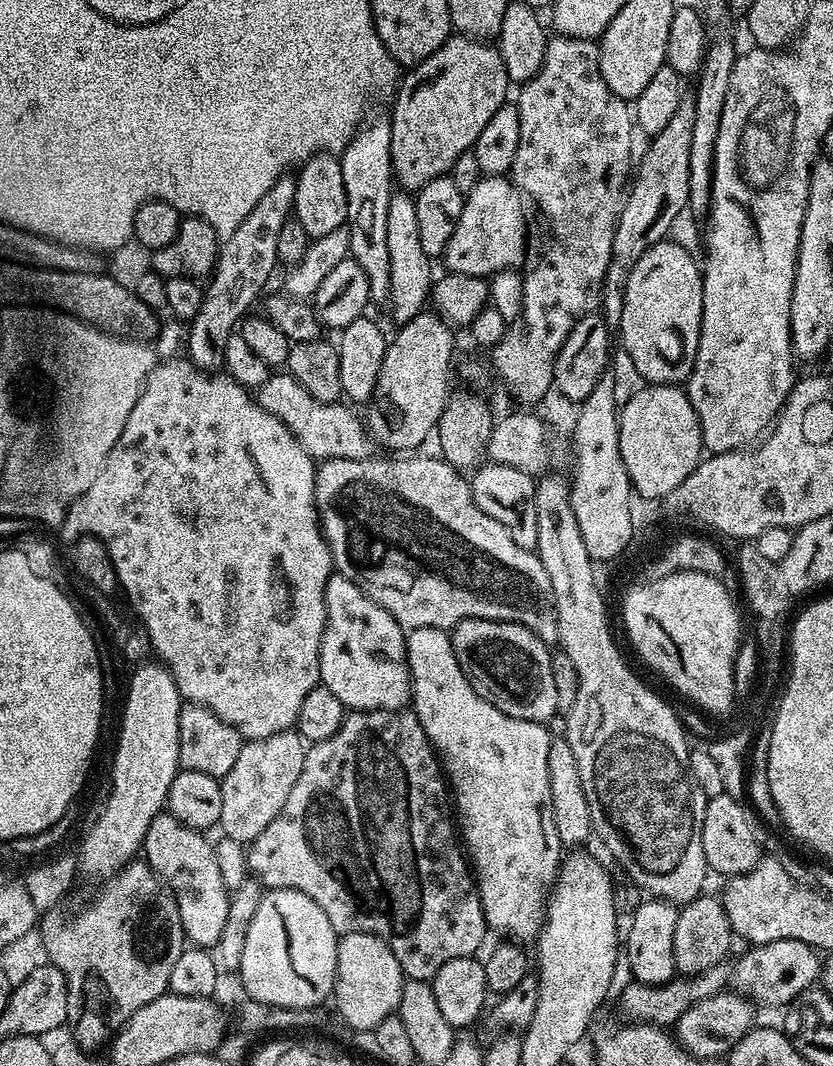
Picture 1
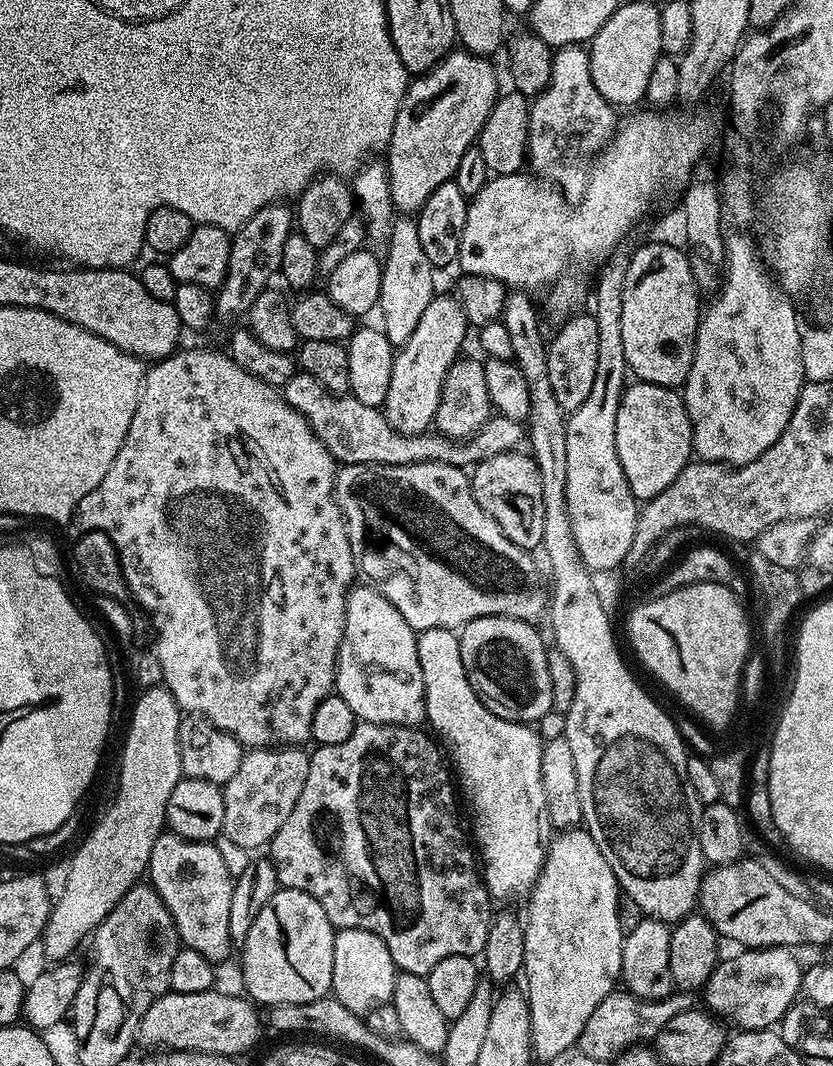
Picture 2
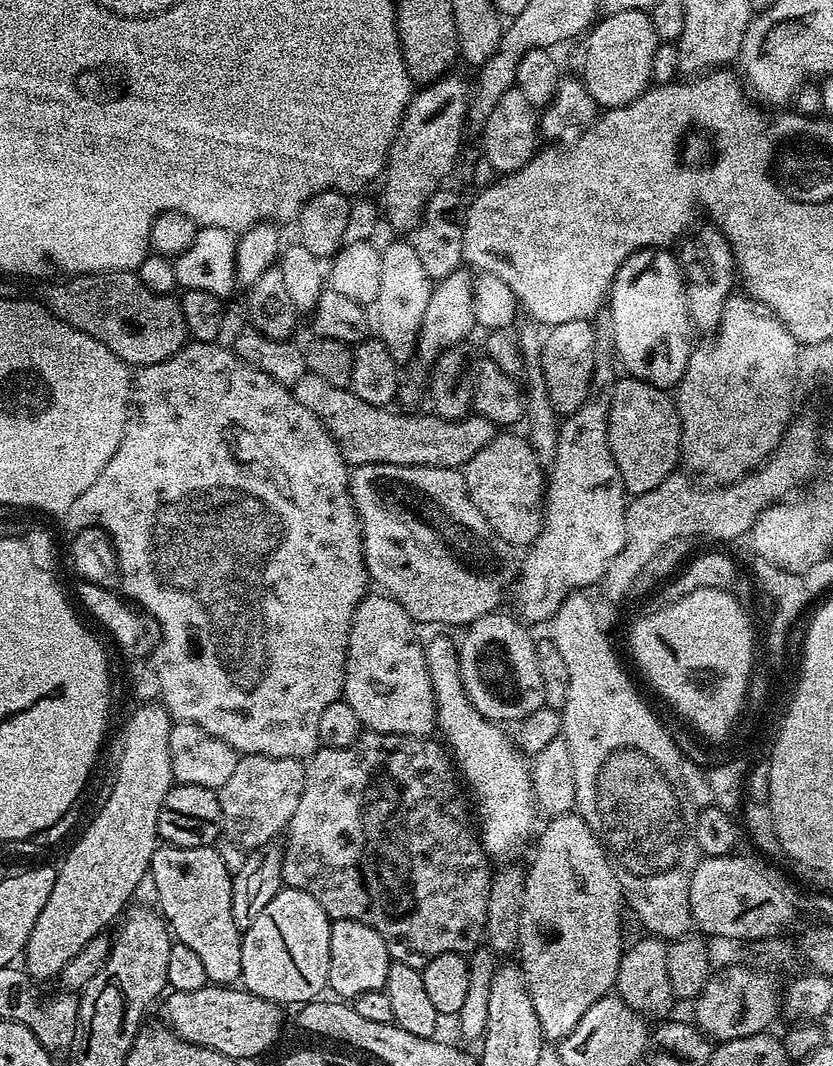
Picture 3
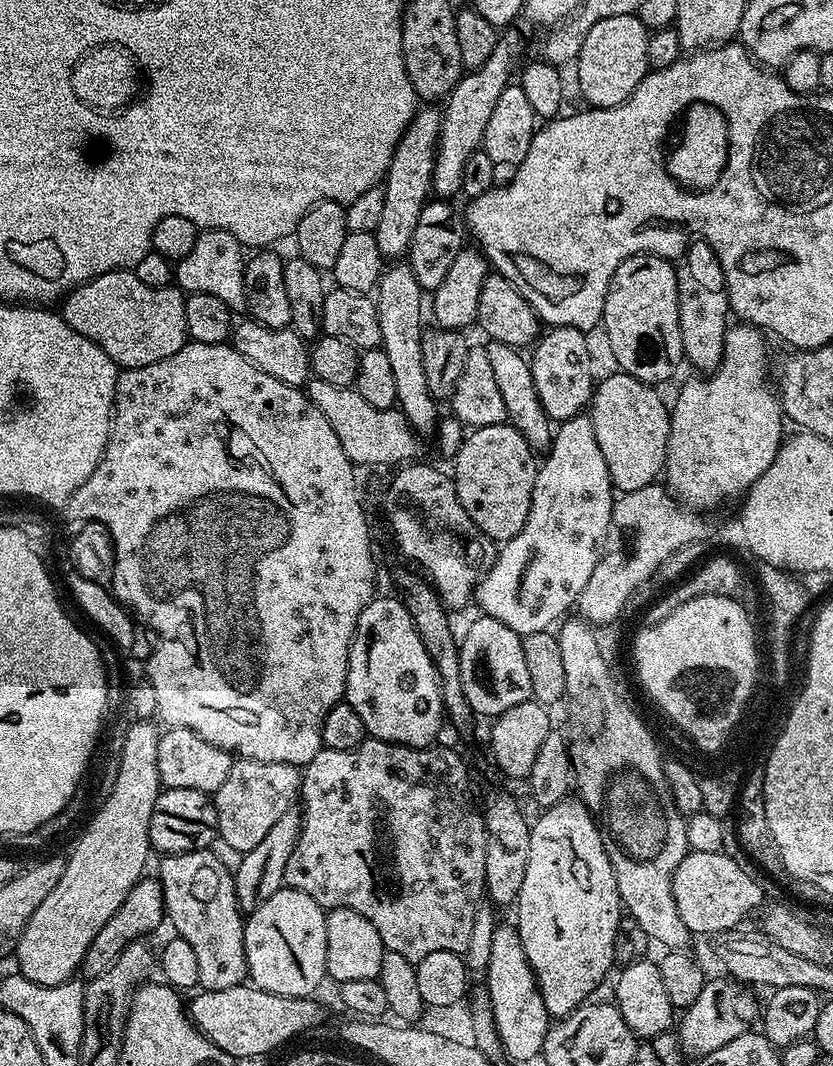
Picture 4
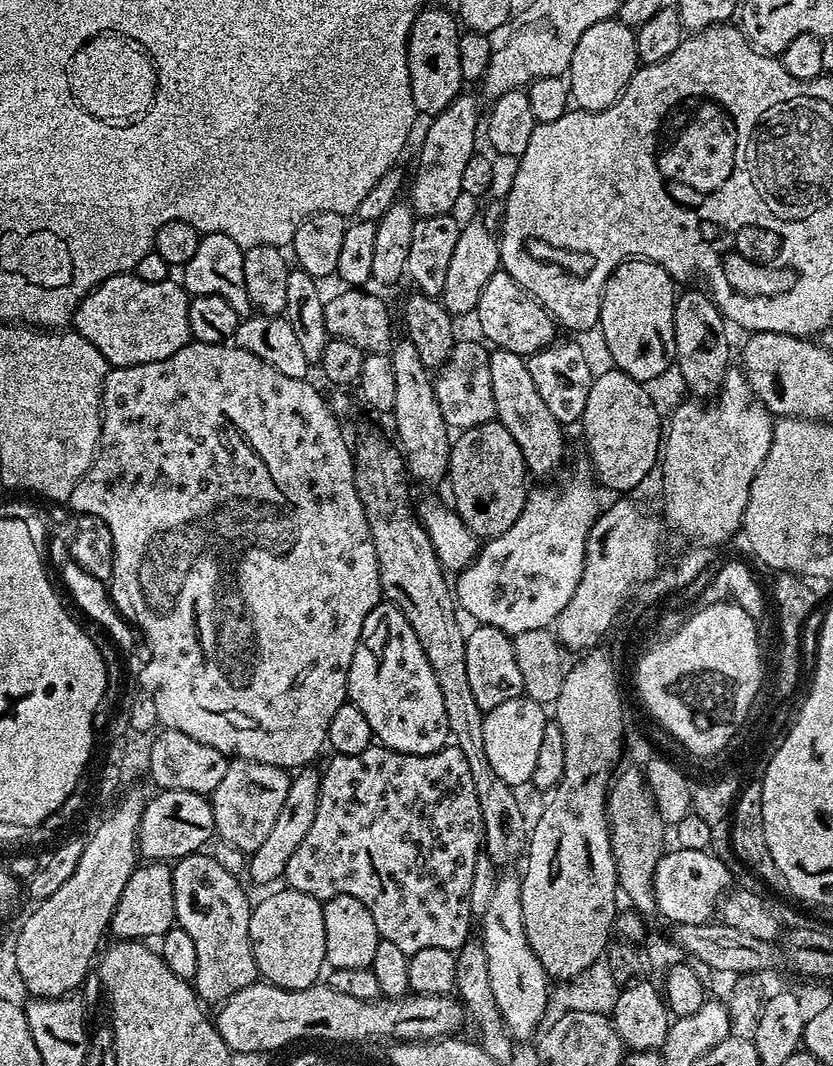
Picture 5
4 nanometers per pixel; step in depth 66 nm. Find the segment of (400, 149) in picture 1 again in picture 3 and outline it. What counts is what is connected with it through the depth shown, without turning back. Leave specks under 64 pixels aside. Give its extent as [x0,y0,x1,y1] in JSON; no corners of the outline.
[382,74,470,234]

